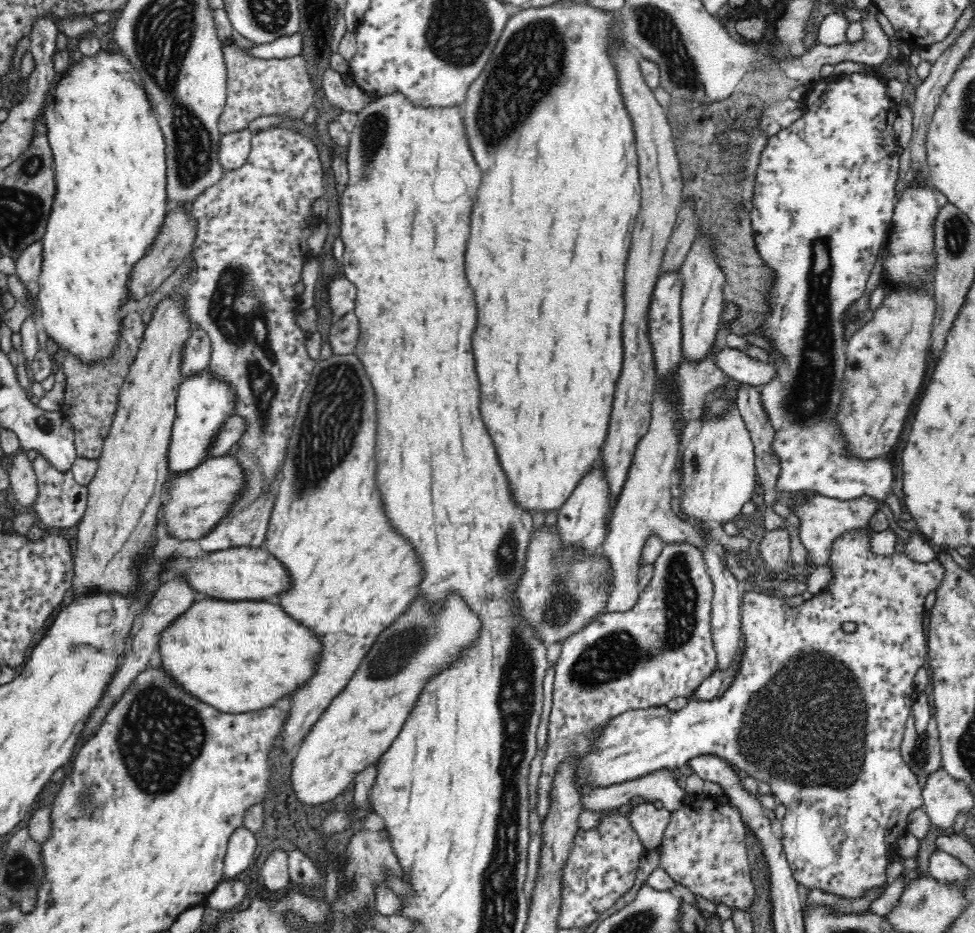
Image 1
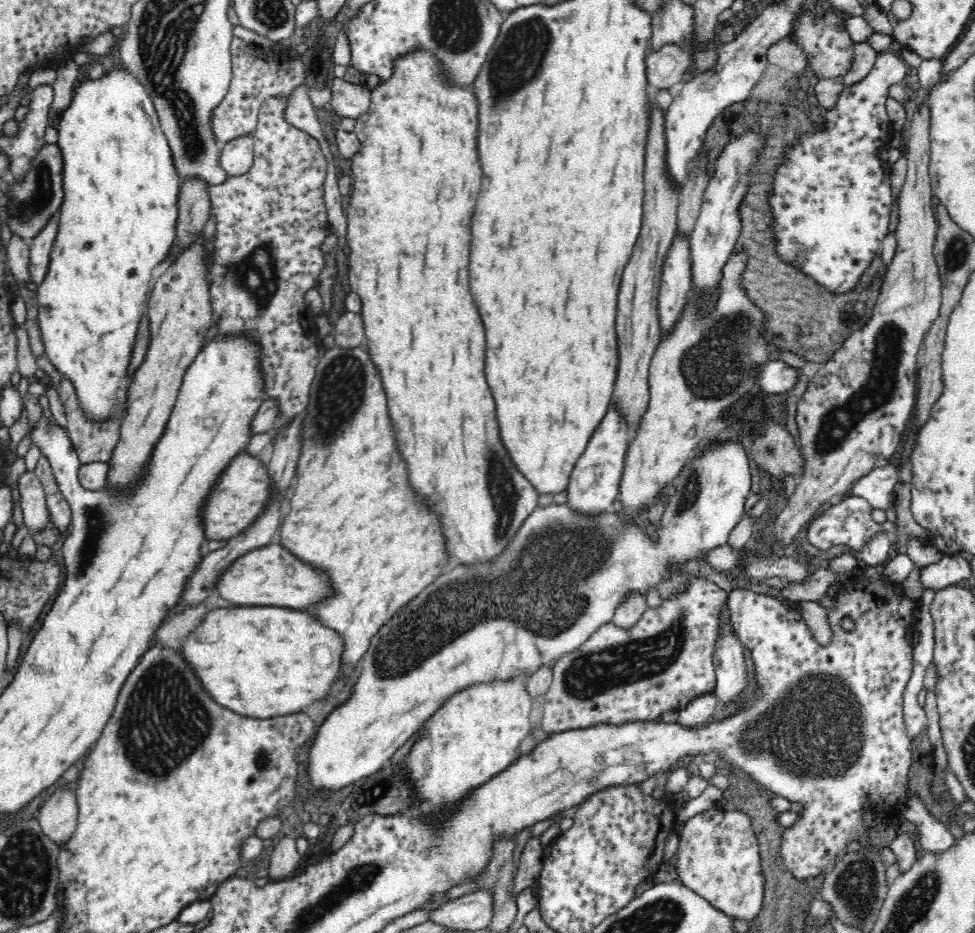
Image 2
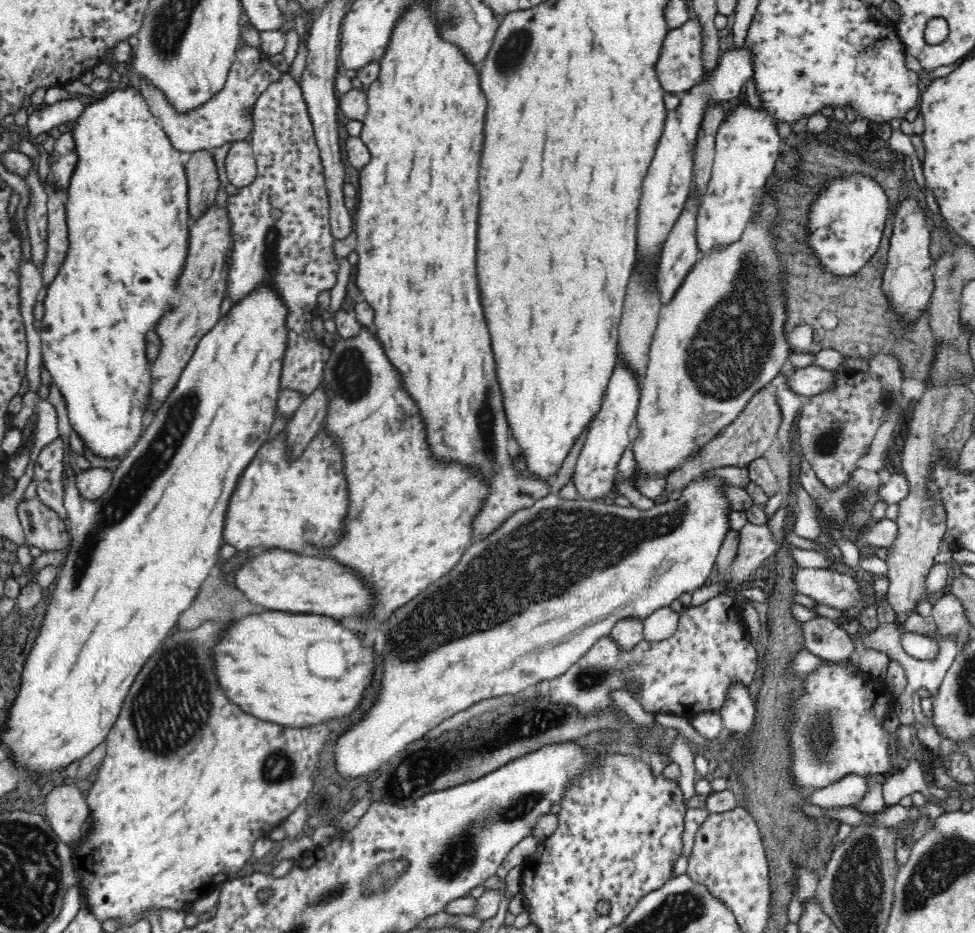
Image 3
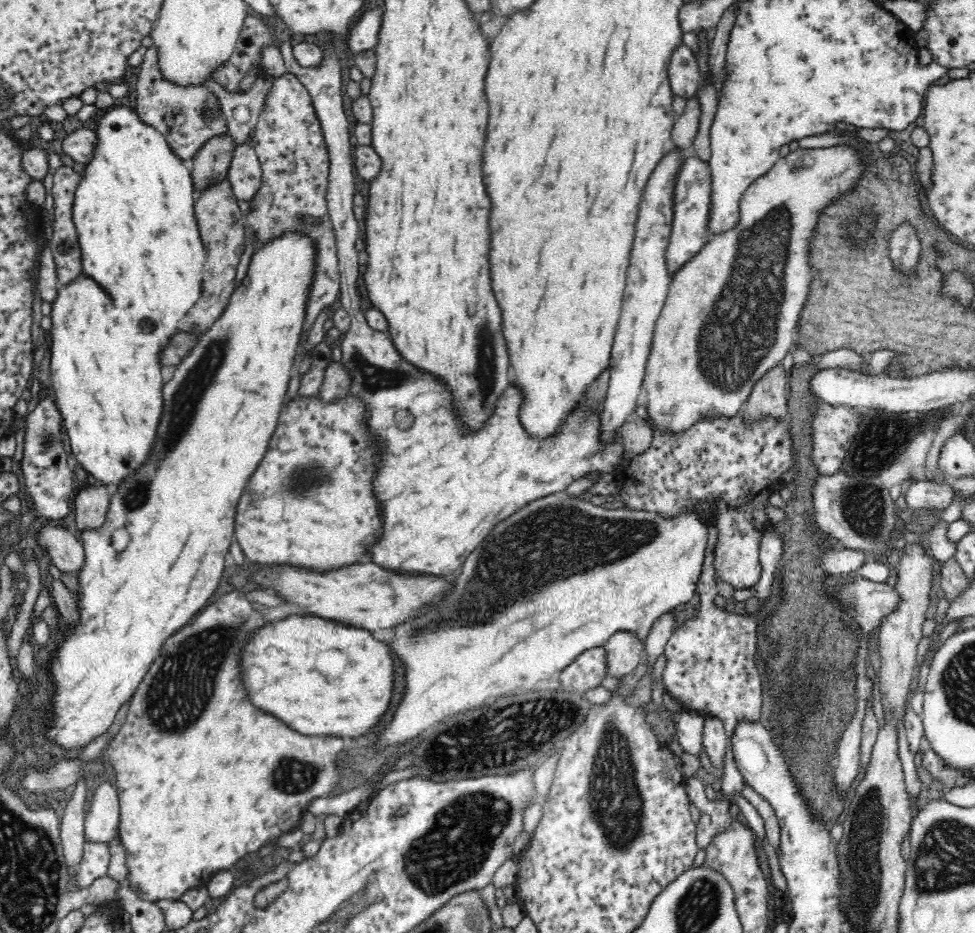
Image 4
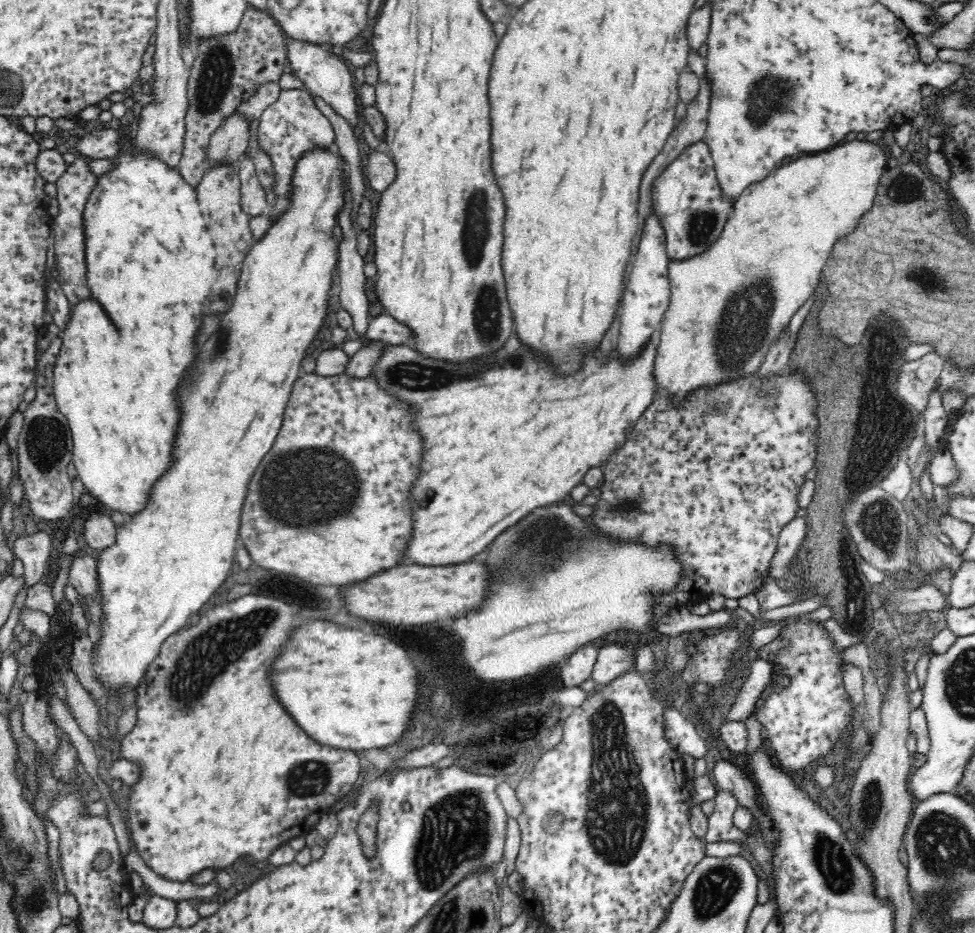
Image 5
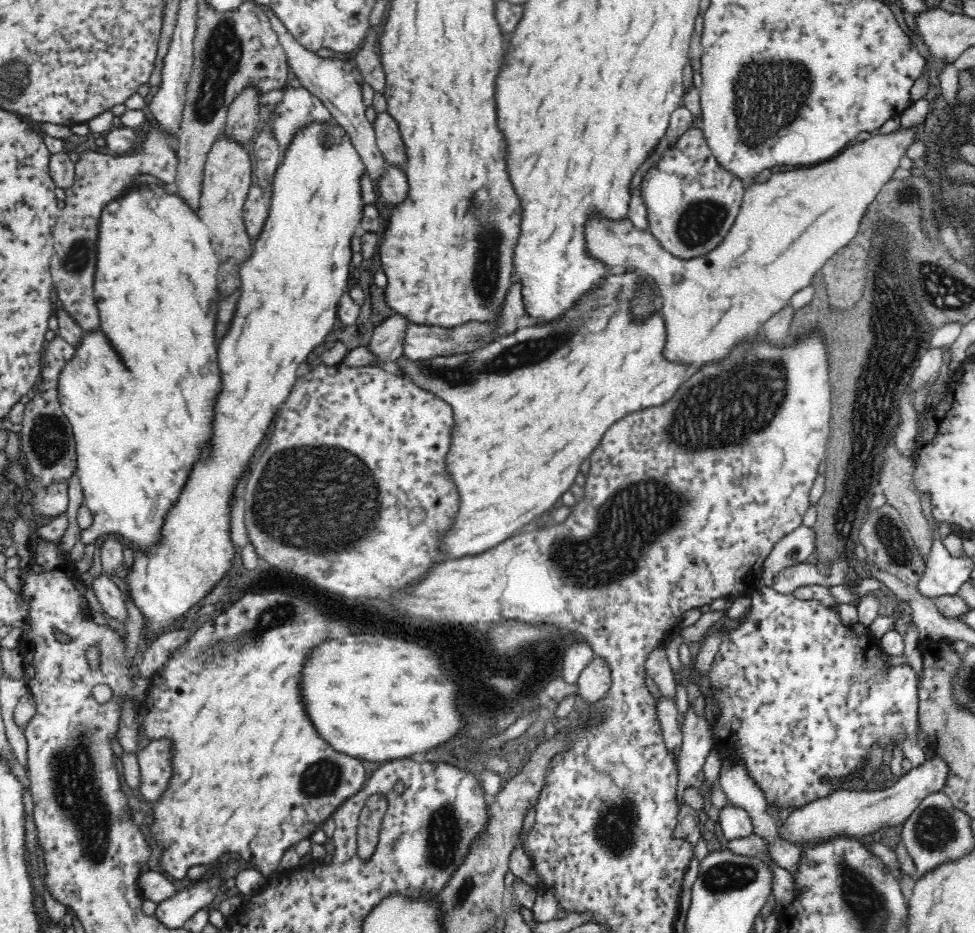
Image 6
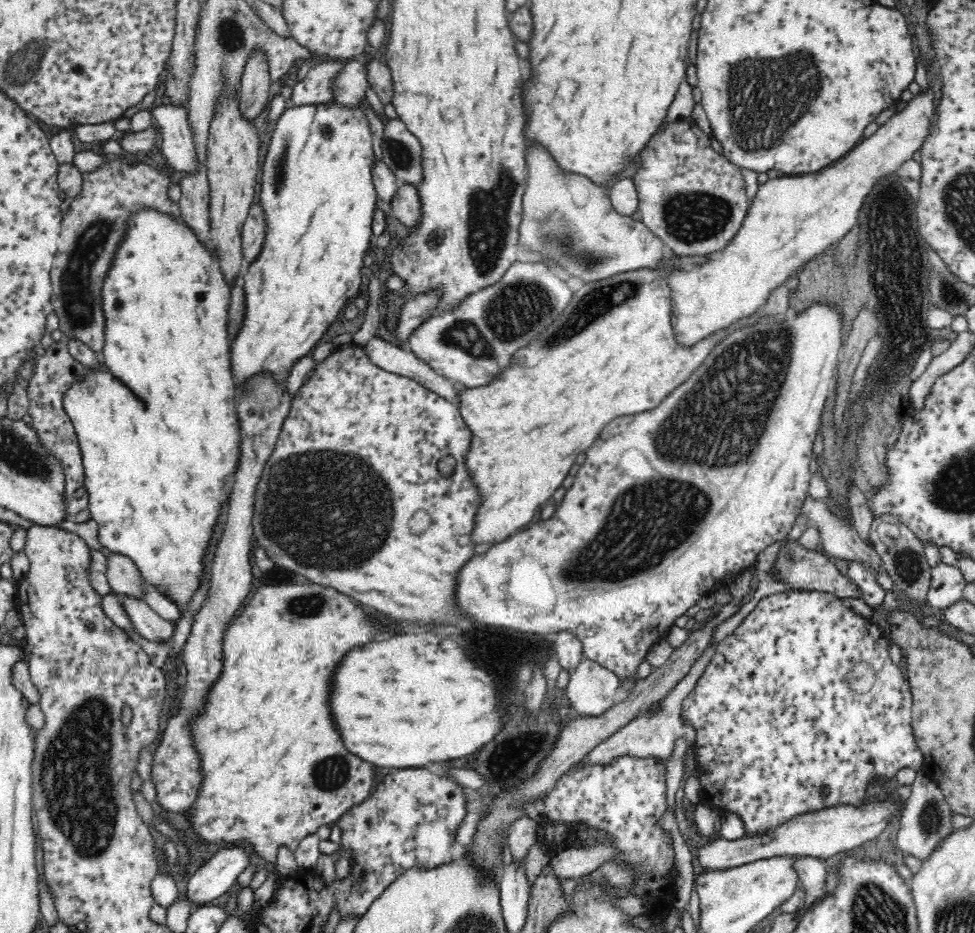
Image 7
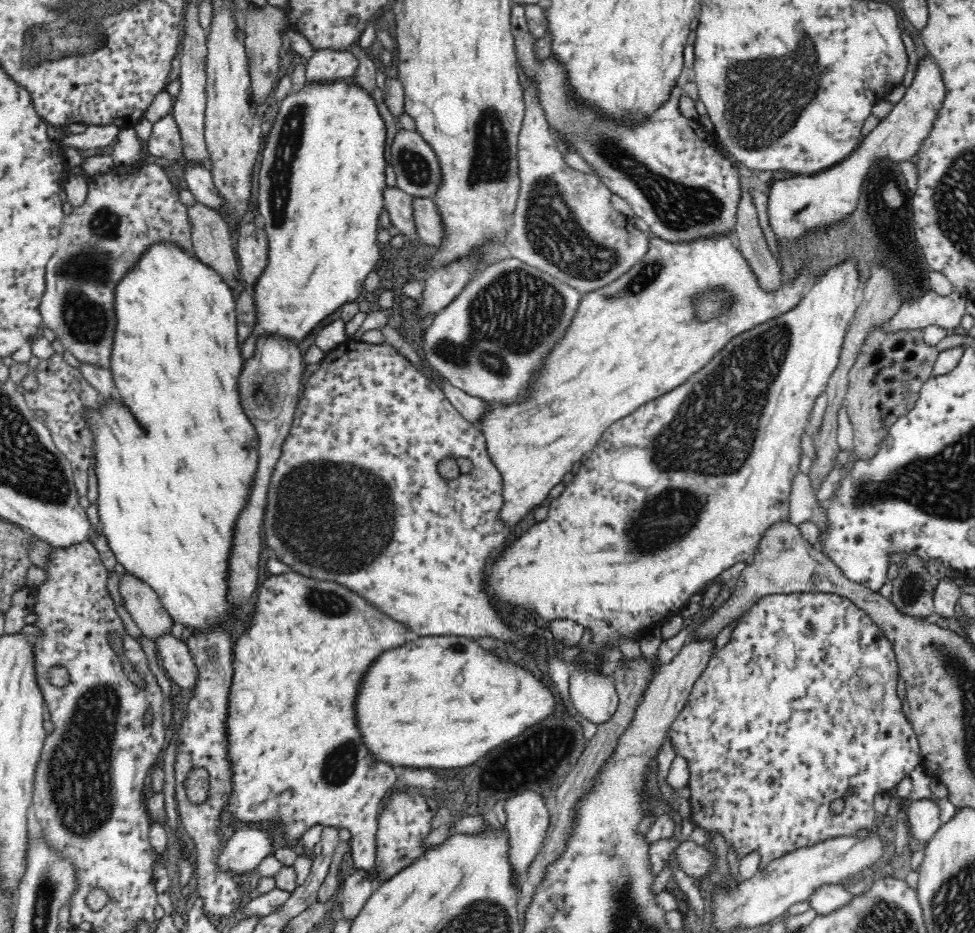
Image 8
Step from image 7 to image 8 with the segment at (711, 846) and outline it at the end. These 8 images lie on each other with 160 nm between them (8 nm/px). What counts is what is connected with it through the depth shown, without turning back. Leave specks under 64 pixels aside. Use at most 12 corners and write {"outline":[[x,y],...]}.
{"outline":[[689,839],[672,852],[681,874],[699,878],[714,859]]}

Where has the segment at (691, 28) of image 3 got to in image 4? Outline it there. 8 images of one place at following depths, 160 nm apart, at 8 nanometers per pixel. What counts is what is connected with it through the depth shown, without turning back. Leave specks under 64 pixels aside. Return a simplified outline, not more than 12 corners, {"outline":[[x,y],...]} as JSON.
{"outline":[[684,43],[672,54],[668,76],[675,96],[699,90],[701,70]]}

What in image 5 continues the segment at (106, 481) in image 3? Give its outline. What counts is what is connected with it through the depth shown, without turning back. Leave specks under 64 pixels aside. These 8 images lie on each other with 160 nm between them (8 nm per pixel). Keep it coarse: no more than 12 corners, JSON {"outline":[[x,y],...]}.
{"outline":[[89,511],[84,540],[97,553],[116,544],[108,513]]}

